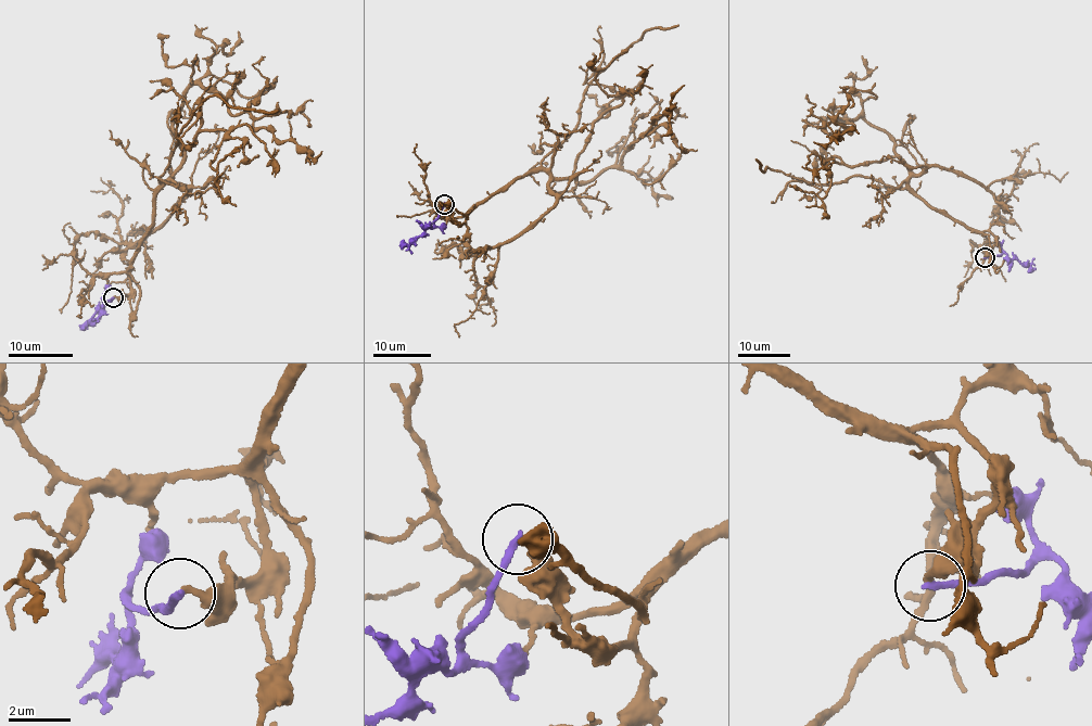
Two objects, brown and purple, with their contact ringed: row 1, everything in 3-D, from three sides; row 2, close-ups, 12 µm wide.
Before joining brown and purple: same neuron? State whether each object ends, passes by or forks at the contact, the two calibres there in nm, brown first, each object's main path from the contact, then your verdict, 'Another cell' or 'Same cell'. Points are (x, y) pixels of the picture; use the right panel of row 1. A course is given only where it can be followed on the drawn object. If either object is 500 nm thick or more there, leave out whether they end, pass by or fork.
At the ring brown ends. At the ring purple ends. Thickness 260 nm (brown) against 240 nm. Course of brown: (983, 257), (994, 234), (938, 212), (913, 191), (893, 139), (862, 115), (848, 122), (849, 132), (813, 141). Course of purple: (985, 257), (1008, 257), (1032, 269). Another cell

